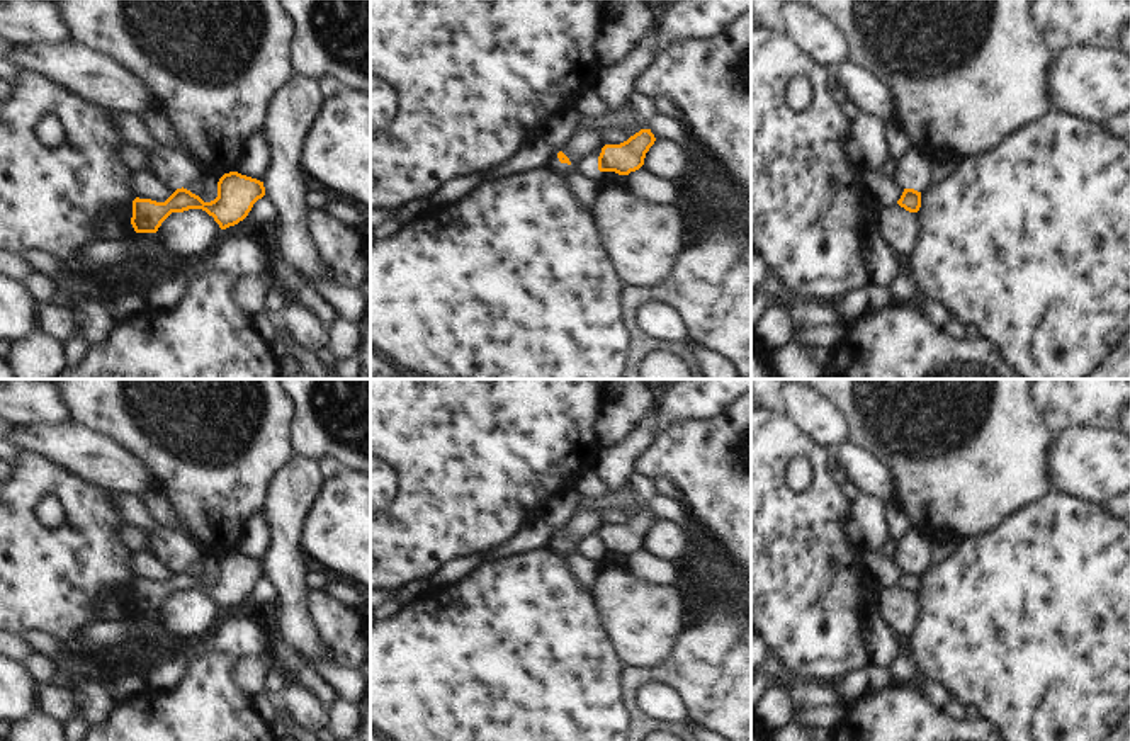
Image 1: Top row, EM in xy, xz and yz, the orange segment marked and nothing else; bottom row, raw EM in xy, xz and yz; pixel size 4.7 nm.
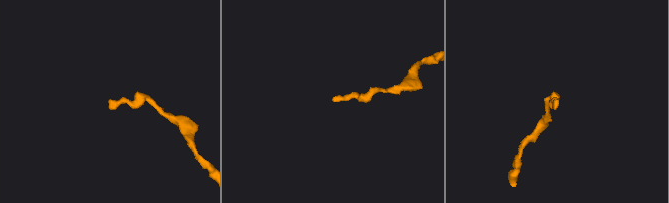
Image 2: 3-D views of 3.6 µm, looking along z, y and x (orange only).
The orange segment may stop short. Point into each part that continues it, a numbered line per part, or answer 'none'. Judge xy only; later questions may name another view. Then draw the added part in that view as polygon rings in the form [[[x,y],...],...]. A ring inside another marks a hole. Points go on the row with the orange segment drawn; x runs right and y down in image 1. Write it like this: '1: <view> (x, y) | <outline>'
none

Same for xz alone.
none

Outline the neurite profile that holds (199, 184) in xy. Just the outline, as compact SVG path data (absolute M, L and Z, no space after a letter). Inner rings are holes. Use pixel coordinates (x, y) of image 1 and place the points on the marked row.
M160 146L148 158L151 173L173 192L184 187L195 195L204 195L209 202L218 197L218 185L207 175L192 170L190 151Z

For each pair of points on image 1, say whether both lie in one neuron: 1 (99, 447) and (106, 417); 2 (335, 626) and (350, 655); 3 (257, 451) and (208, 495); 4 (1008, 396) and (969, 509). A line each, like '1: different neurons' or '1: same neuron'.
1: different neurons
2: same neuron
3: same neuron
4: same neuron

